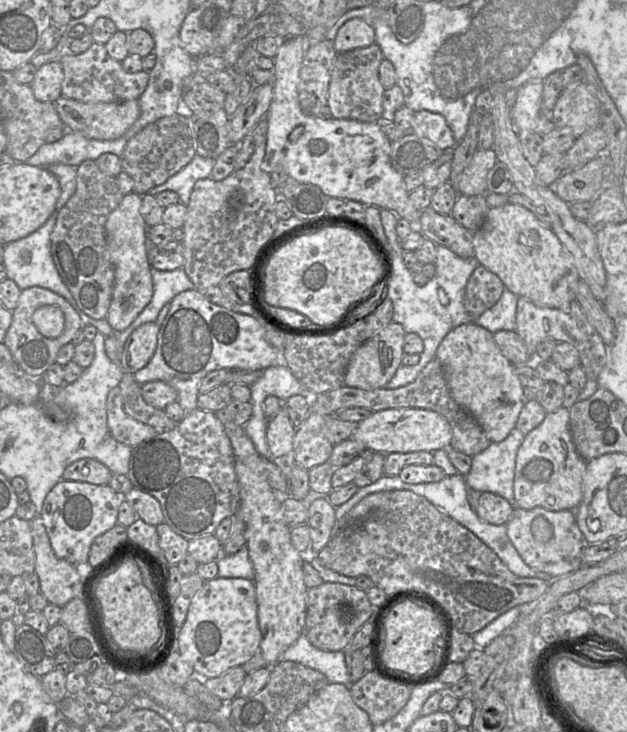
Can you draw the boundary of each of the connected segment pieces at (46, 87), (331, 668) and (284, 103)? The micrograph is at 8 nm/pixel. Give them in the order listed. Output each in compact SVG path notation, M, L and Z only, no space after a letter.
M59 61L43 64L30 84L34 97L41 102L55 103L61 96L63 79L64 72Z
M303 633L279 656L279 661L293 661L323 673L330 683L351 685L344 651L325 651L313 646Z
M297 36L280 40L280 45L274 60L273 68L273 98L268 113L263 119L267 120L266 153L261 169L271 174L276 166L283 166L291 179L305 184L318 186L328 198L339 198L344 201L354 200L365 205L387 209L409 223L418 226L421 211L417 210L404 188L404 175L398 173L391 165L391 141L383 133L378 123L361 122L351 119L322 119L310 116L301 109L298 98L300 69L307 51L307 38Z

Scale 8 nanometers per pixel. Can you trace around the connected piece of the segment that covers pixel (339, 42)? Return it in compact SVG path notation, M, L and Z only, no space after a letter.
M360 18L347 21L337 32L334 48L337 53L367 47L375 43L373 27Z

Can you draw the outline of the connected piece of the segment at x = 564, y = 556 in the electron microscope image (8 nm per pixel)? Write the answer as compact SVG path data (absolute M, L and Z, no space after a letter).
M516 507L506 526L513 546L532 569L559 578L582 567L581 551L589 543L577 525L575 511L550 511L542 507L525 510Z

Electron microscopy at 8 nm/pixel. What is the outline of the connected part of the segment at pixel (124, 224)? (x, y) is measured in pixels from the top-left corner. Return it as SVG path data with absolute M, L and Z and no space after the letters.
M135 192L124 195L119 206L109 214L105 224L107 245L115 271L113 297L106 320L119 332L132 324L149 304L154 292L151 265L145 248L148 226L140 214L142 196Z

